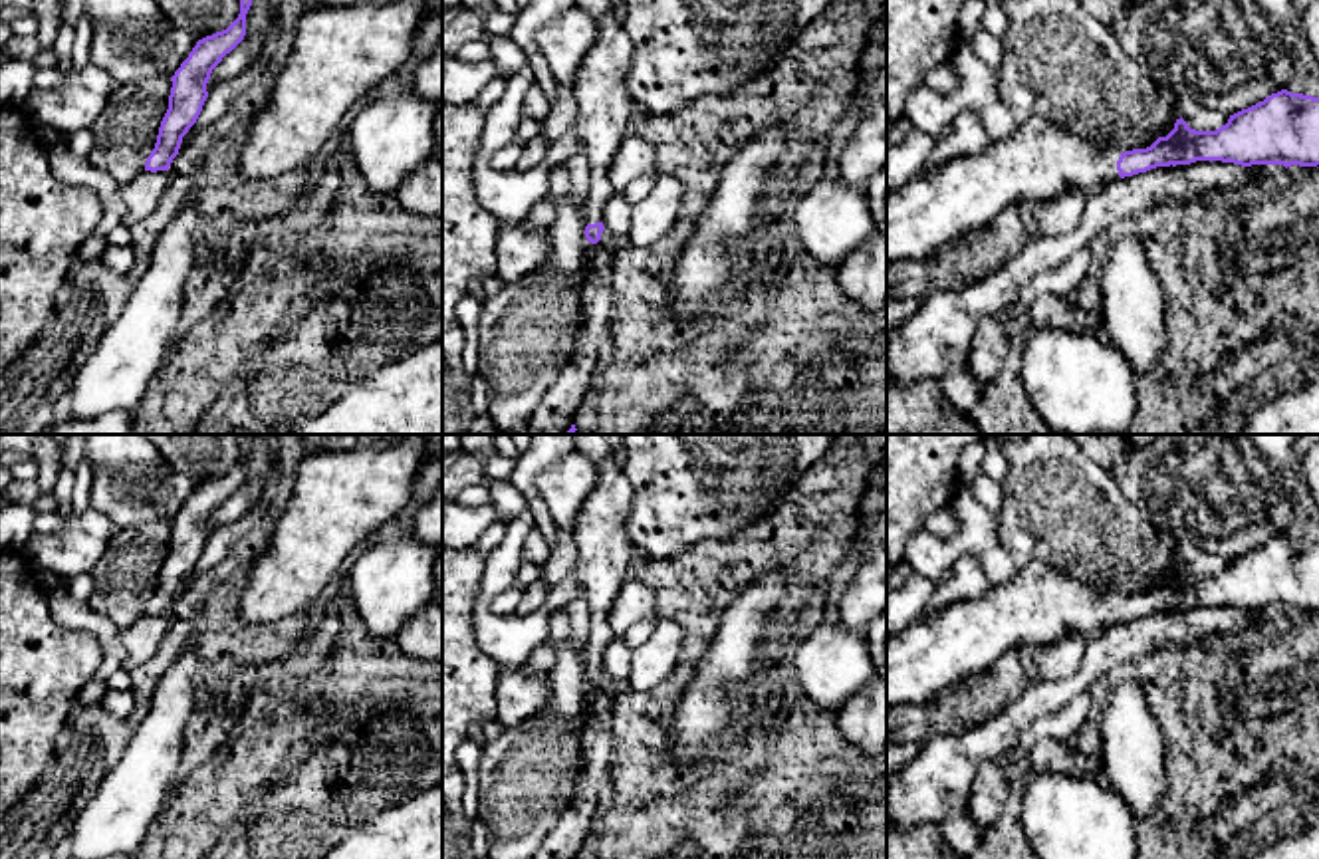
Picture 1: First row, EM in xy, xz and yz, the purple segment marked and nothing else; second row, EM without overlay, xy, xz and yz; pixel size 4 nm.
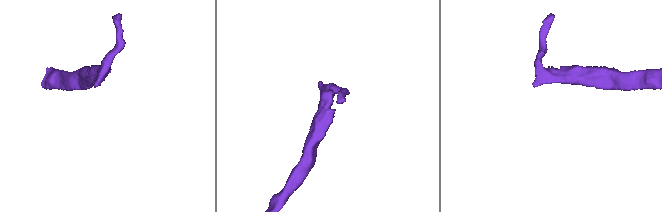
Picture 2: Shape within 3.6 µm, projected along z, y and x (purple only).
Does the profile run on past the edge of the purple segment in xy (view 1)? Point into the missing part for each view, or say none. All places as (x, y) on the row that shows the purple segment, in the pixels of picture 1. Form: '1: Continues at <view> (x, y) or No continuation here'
1: No continuation here

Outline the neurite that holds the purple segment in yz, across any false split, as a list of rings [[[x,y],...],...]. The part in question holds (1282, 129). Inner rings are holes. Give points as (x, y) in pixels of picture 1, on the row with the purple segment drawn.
[[[1281,89],[1263,101],[1230,115],[1216,131],[1196,131],[1180,117],[1166,137],[1146,149],[1121,151],[1117,145],[1095,145],[1071,131],[1029,115],[1016,131],[992,141],[984,153],[948,161],[932,173],[920,171],[887,196],[887,262],[924,262],[934,250],[954,244],[960,236],[990,224],[1010,206],[1049,200],[1067,186],[1087,190],[1156,167],[1222,161],[1252,165],[1319,165],[1319,97]]]

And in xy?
[[[240,0],[238,18],[222,32],[196,42],[188,58],[171,77],[169,109],[161,121],[155,149],[147,157],[145,171],[169,171],[179,155],[182,137],[196,123],[208,97],[206,83],[212,69],[230,54],[246,36],[246,14],[252,0]]]

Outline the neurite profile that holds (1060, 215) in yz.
[[[1067,186],[1049,200],[1033,204],[1033,214],[1039,222],[1041,236],[1059,236],[1075,230],[1085,204],[1085,190]]]

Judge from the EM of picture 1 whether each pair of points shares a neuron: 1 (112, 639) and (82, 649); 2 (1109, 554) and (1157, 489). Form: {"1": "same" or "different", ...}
{"1": "different", "2": "different"}

